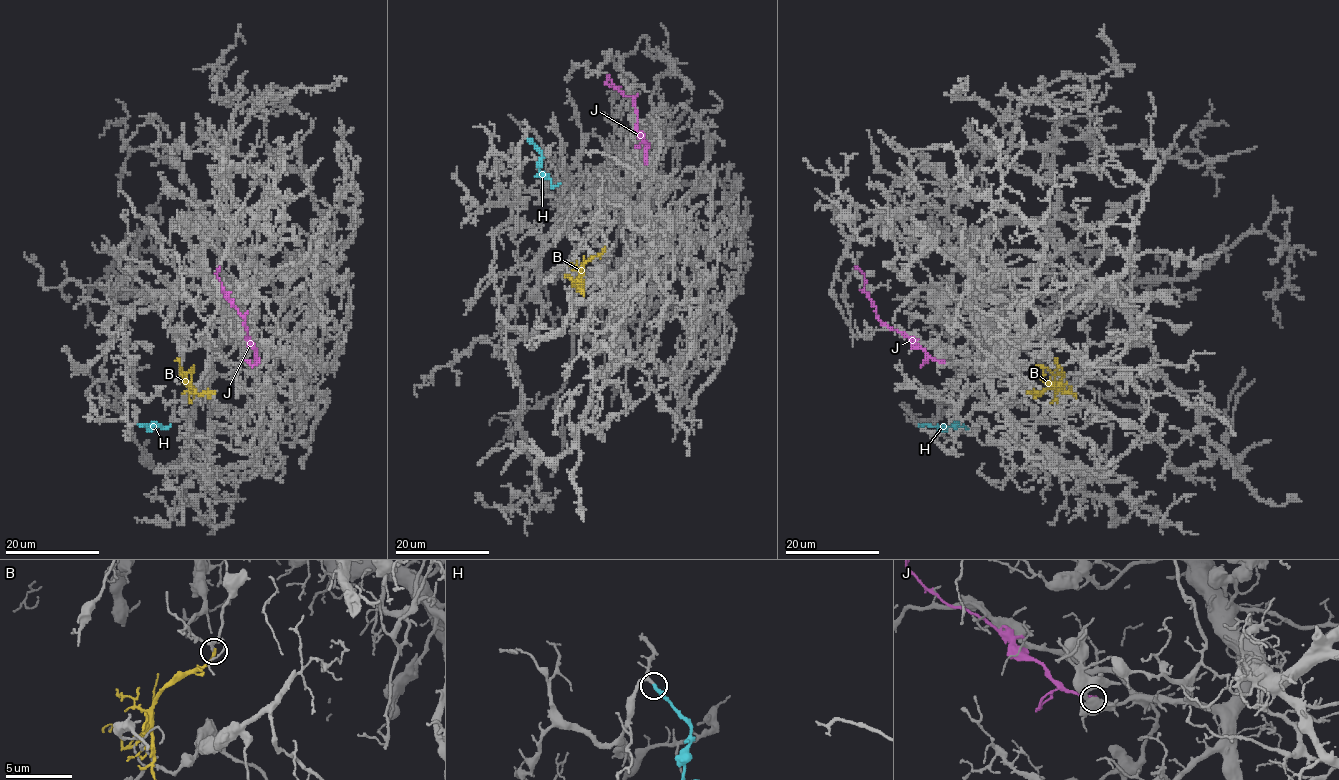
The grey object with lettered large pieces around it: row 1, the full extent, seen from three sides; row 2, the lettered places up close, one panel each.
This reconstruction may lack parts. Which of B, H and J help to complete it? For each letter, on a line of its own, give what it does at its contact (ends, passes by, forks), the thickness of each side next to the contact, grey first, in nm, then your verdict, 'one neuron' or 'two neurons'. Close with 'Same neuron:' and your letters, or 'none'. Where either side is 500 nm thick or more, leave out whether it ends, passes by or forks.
B: it ends; calibres 200 and 240 nm; two neurons
H: it passes by; calibres 200 and 220 nm; one neuron
J: calibres 750 and 320 nm; two neurons
Same neuron: H

